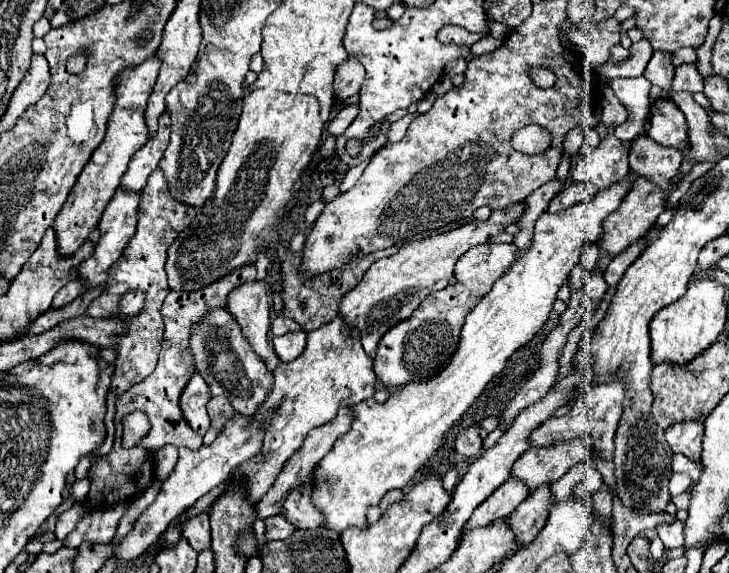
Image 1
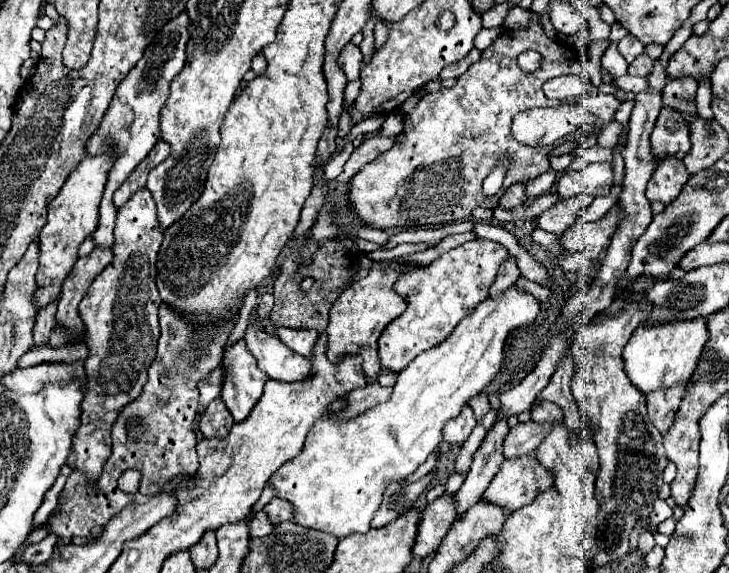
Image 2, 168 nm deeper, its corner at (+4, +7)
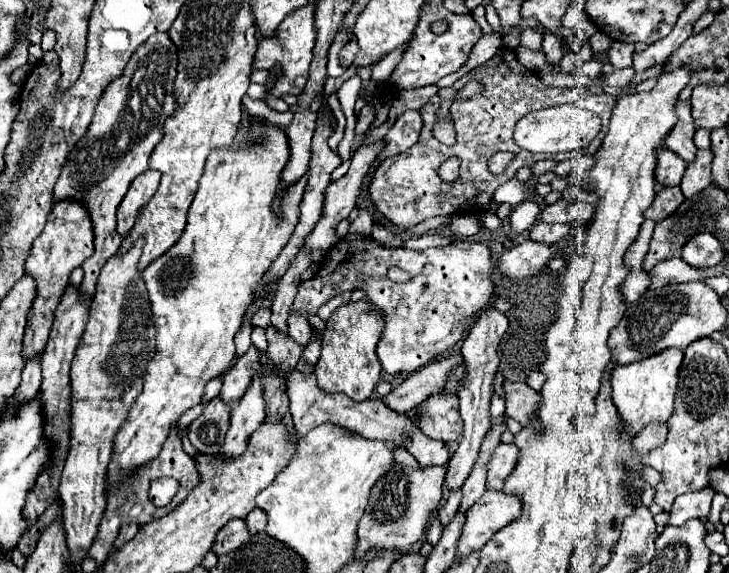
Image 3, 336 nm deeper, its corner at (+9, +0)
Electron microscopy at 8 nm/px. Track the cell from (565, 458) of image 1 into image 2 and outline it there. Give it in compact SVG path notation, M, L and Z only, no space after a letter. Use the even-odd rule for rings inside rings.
M506 458L482 498L504 510L518 510L534 502L542 490L552 486L554 474L550 474L536 458Z

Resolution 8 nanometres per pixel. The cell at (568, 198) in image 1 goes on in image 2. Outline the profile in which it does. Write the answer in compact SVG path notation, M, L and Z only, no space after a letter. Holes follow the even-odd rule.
M578 194L578 198L560 198L554 206L538 216L538 226L546 232L562 236L576 222L580 212L592 204L592 200L594 198L590 198L590 194Z

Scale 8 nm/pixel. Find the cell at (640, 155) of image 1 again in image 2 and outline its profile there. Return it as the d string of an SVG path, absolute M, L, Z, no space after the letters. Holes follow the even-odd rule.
M656 158L656 170L648 182L646 198L670 204L690 178L686 166L678 158Z

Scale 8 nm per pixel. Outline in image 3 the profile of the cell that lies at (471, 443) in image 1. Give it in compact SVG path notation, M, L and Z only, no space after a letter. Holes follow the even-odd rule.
M437 393L427 397L423 403L415 407L415 417L419 419L419 429L437 441L455 443L461 437L463 421L459 415L459 399L457 395L445 397L445 393Z

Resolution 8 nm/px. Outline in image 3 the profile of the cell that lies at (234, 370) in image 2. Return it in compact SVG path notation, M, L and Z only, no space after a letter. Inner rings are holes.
M255 377L247 389L247 393L239 399L239 403L231 411L229 429L225 441L221 445L219 459L235 459L245 453L249 437L259 429L265 419L265 399L259 377Z

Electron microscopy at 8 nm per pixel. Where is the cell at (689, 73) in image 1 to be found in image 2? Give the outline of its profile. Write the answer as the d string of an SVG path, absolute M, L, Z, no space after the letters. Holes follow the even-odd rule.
M678 78L678 82L668 80L662 92L662 104L686 116L694 116L696 114L696 104L694 104L696 86L698 84L694 82L694 78Z

